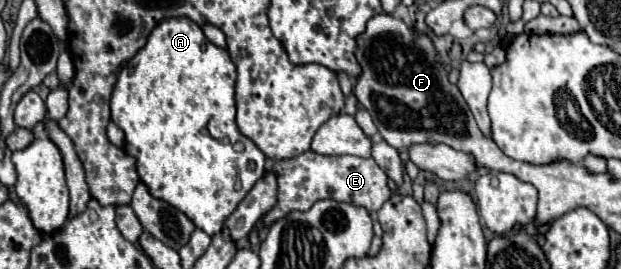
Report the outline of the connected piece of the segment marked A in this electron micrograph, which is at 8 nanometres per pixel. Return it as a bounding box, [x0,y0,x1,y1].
[110,17,266,237]

